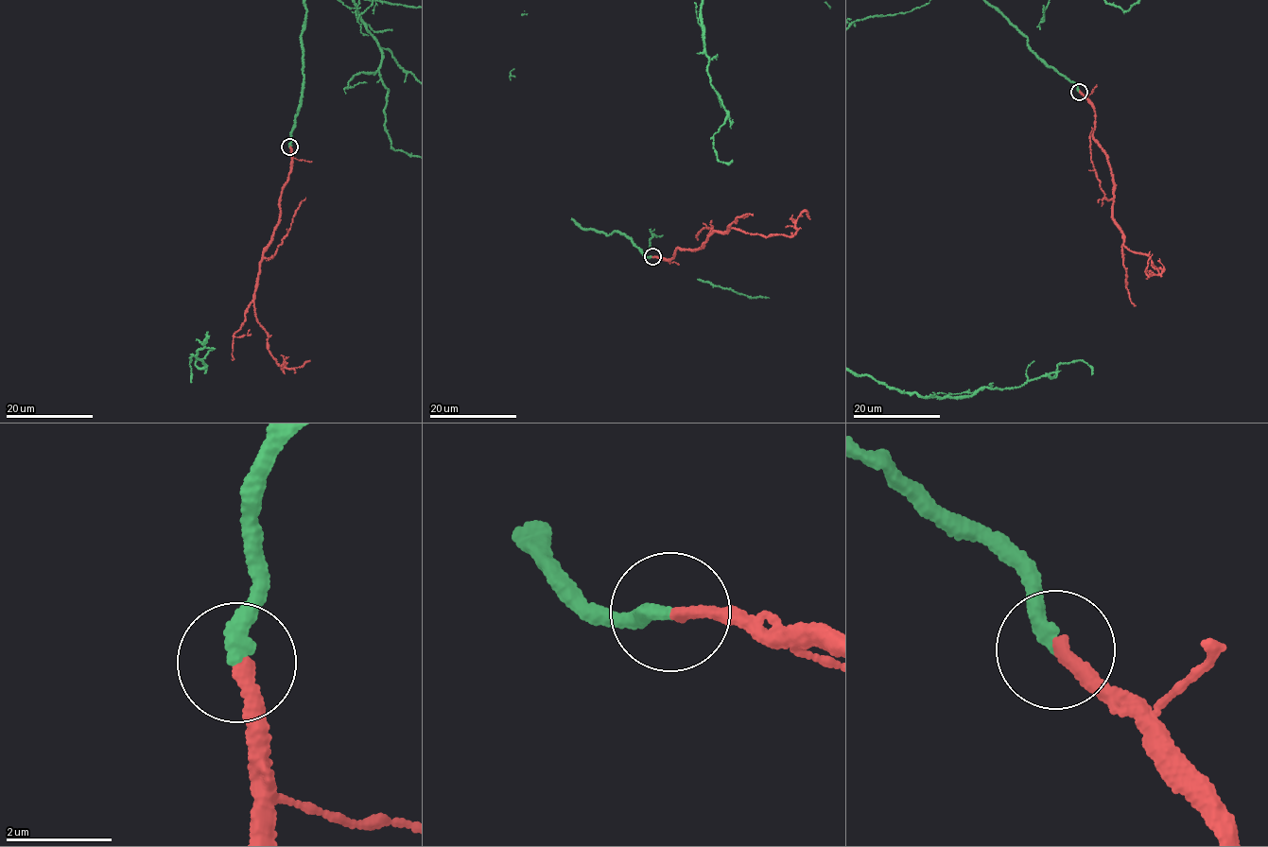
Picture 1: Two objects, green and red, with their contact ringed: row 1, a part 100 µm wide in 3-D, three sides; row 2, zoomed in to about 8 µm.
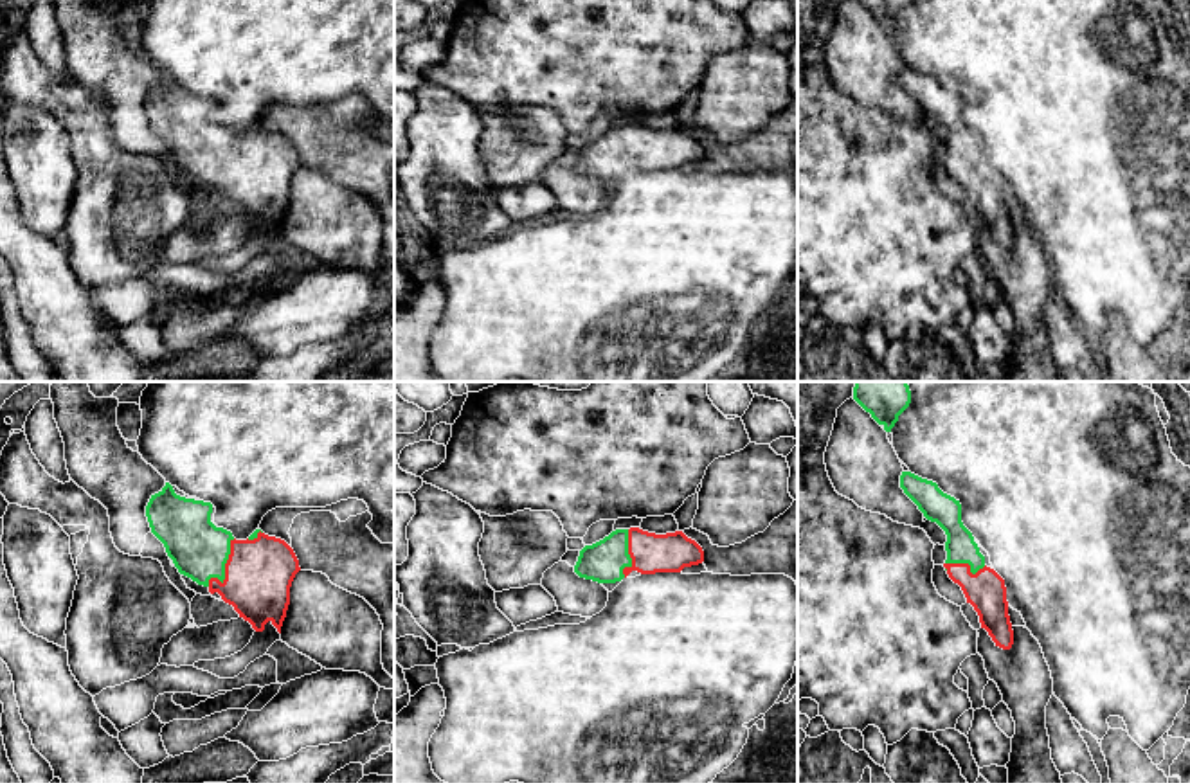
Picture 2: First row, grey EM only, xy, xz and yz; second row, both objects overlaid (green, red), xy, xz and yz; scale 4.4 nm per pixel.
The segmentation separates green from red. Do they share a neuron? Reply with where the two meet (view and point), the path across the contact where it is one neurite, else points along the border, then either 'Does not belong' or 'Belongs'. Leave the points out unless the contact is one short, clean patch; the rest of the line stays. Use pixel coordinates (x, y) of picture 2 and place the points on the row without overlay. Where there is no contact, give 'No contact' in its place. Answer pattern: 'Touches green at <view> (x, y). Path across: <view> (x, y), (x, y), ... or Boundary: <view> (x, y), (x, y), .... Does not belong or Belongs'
Touches green at xy (224, 166). Belongs

